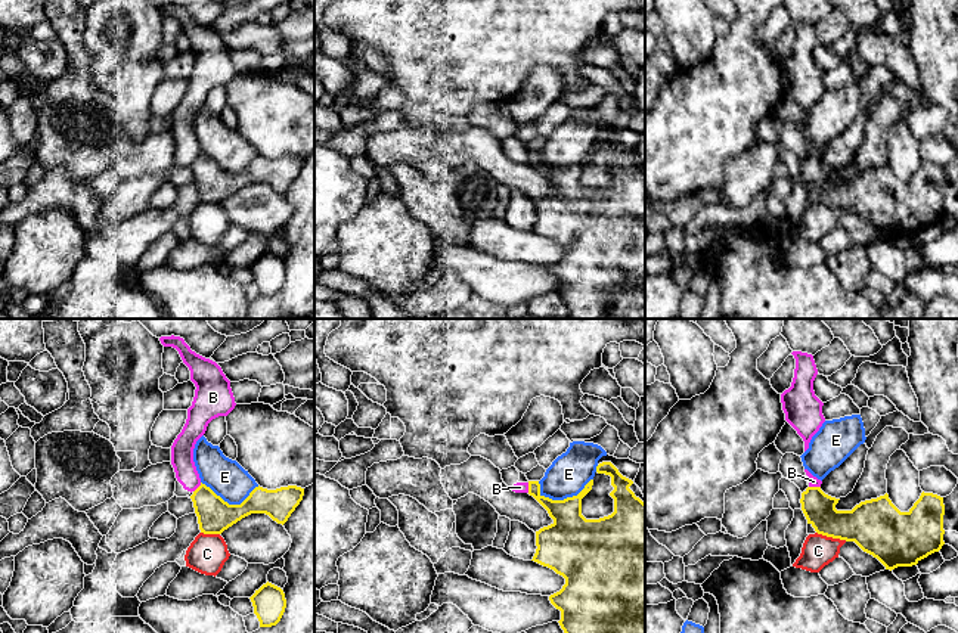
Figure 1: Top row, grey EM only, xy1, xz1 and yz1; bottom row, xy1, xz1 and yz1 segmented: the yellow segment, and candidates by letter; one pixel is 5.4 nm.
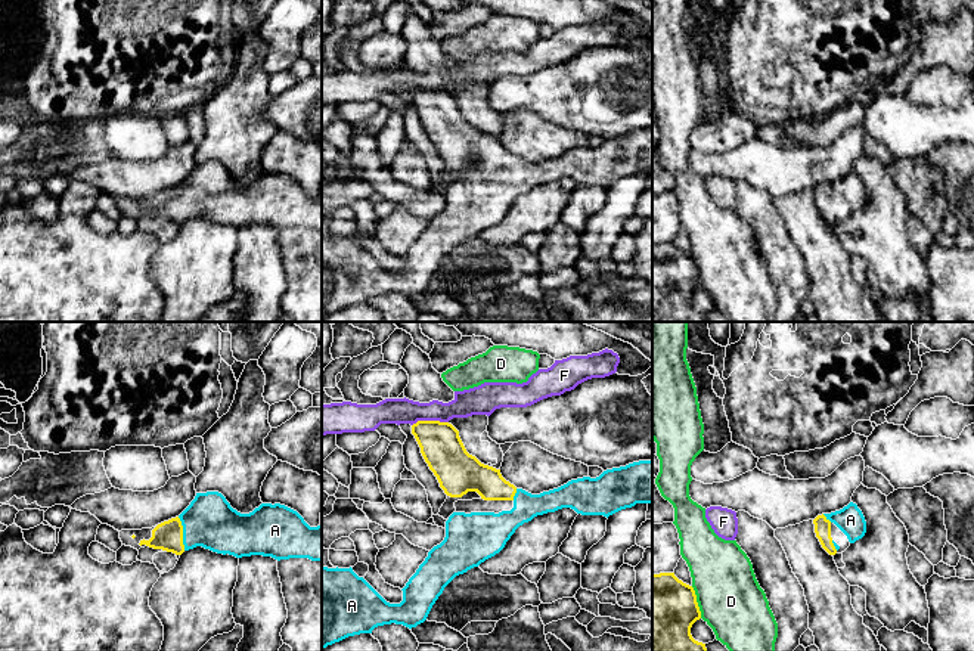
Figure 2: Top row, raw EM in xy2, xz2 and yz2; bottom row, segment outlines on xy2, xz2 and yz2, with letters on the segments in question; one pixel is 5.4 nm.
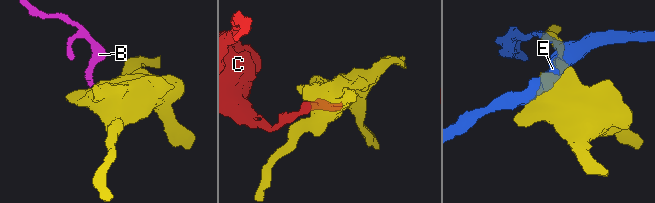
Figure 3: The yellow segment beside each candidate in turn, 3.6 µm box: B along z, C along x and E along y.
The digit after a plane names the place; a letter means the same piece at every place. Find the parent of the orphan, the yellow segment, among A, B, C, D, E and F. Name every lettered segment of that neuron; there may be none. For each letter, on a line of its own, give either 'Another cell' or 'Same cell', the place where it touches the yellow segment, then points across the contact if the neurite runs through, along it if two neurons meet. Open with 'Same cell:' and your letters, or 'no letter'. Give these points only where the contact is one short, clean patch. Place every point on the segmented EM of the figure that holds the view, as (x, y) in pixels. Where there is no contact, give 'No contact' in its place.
Same cell: A
A: Same cell. Touches yellow at xy2 (182, 533). Path across: xy2 (168, 536), (182, 533), (210, 521)
B: Another cell. Touches yellow at yz1 (815, 487). Boundary: yz1 (809, 486), (819, 487)
C: Another cell. Touches yellow at yz1 (831, 536)
D: Another cell. Touches yellow at yz2 (697, 603)
E: Another cell. Touches yellow at xz1 (567, 497)
F: Another cell. Touches yellow at xz2 (430, 421). Boundary: xz2 (447, 421), (416, 421), (412, 425)

